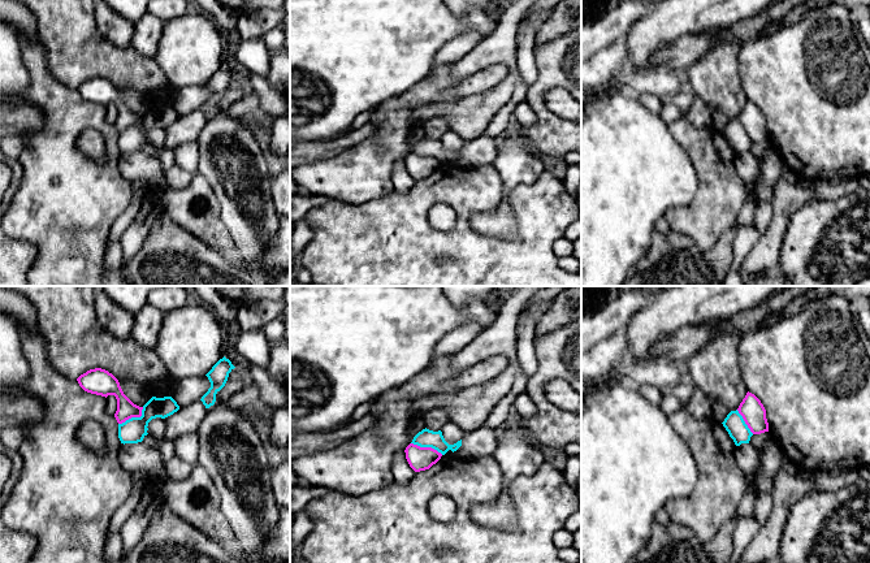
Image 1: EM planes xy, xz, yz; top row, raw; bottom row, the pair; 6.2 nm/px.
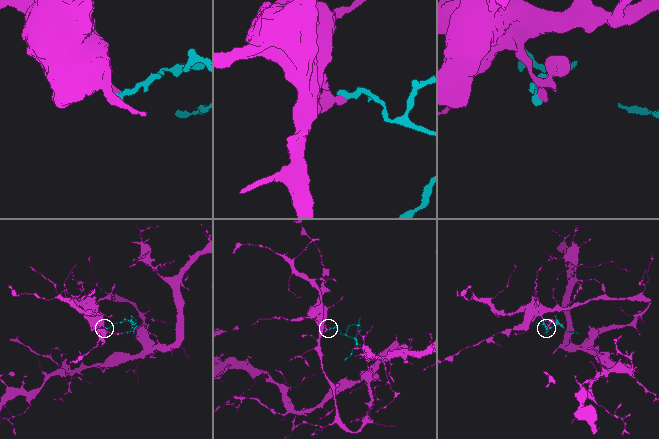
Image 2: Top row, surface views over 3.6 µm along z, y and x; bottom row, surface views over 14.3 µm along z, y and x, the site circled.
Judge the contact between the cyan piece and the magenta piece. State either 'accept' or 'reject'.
reject

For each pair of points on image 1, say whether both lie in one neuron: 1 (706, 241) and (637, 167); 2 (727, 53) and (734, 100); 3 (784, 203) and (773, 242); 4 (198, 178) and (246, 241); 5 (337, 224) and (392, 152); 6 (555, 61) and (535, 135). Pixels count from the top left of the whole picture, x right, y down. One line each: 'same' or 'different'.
1: different
2: same
3: same
4: different
5: different
6: same

